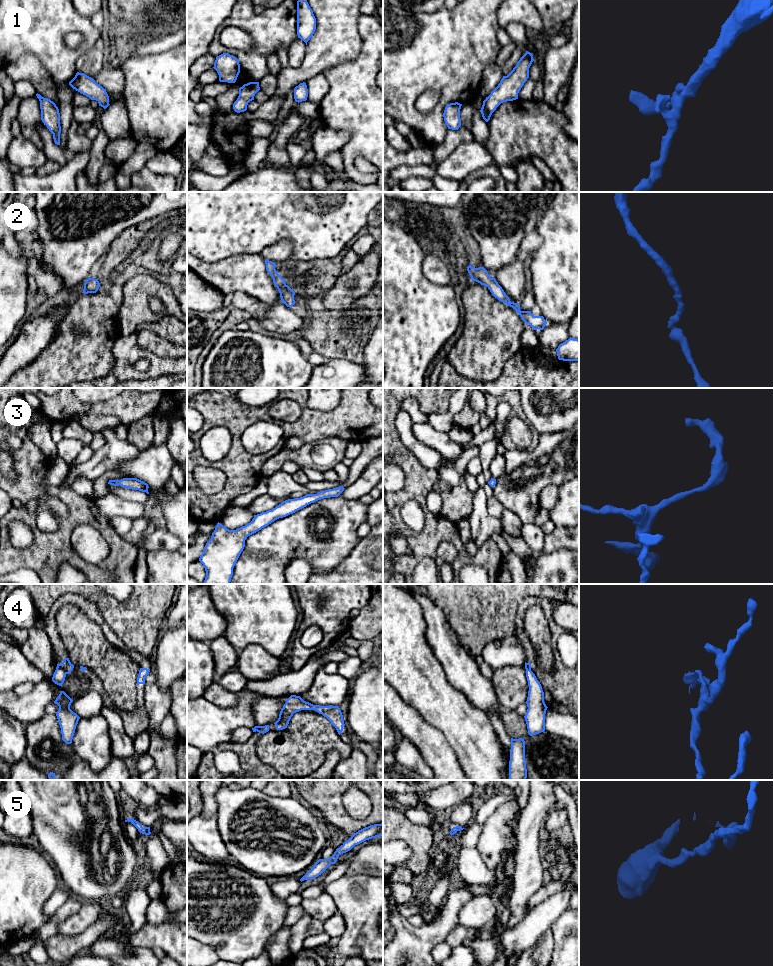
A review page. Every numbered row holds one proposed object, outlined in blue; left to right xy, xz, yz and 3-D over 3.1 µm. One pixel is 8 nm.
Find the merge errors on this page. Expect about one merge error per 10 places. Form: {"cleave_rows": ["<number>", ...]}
{"cleave_rows": ["4"]}

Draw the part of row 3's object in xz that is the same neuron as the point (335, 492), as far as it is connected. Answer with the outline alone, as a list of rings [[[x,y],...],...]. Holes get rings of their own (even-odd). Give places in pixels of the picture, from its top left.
[[[339,486],[317,494],[307,494],[300,498],[285,500],[272,510],[254,515],[250,523],[236,530],[229,530],[218,522],[199,558],[206,571],[203,584],[230,584],[233,568],[245,547],[248,536],[275,520],[293,514],[320,499],[338,497],[344,489]]]

